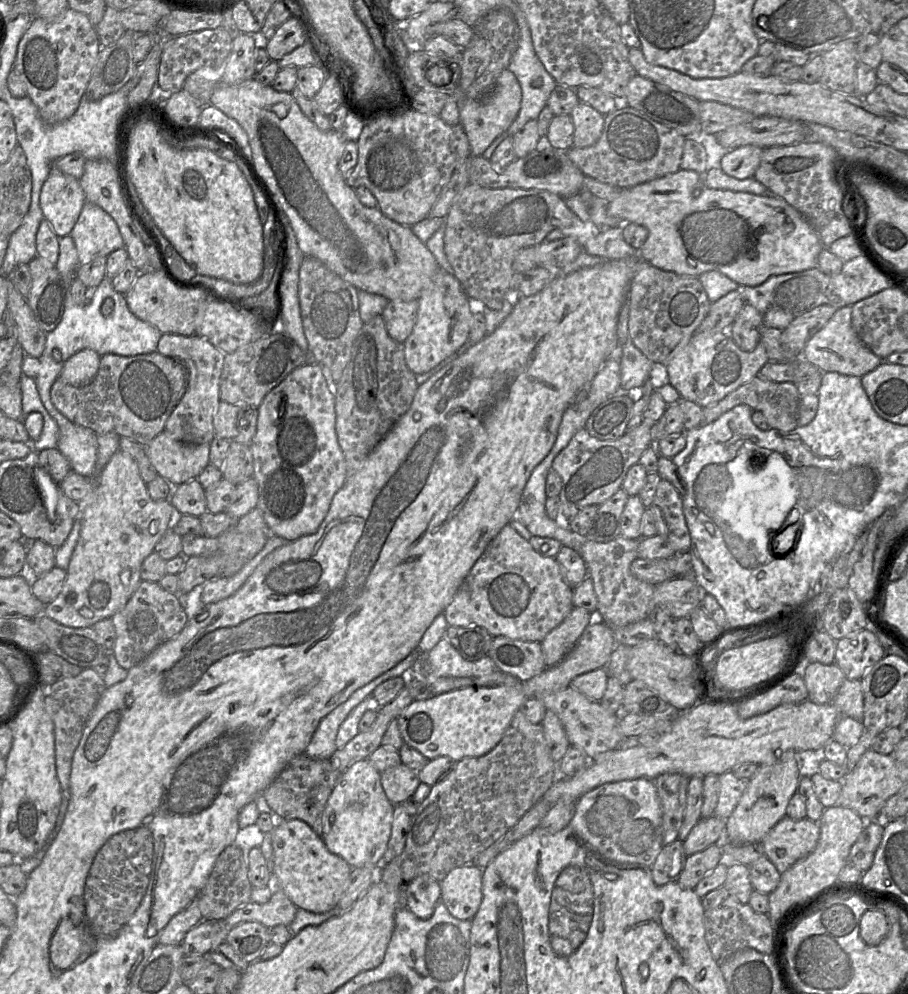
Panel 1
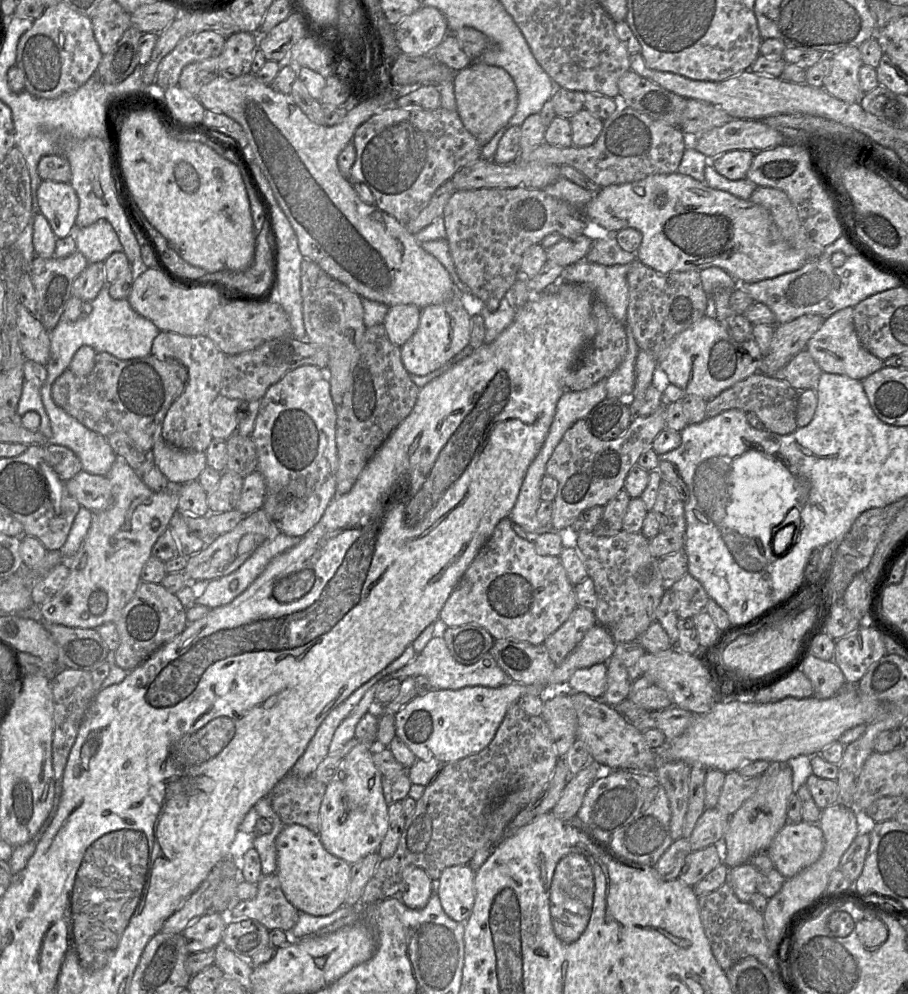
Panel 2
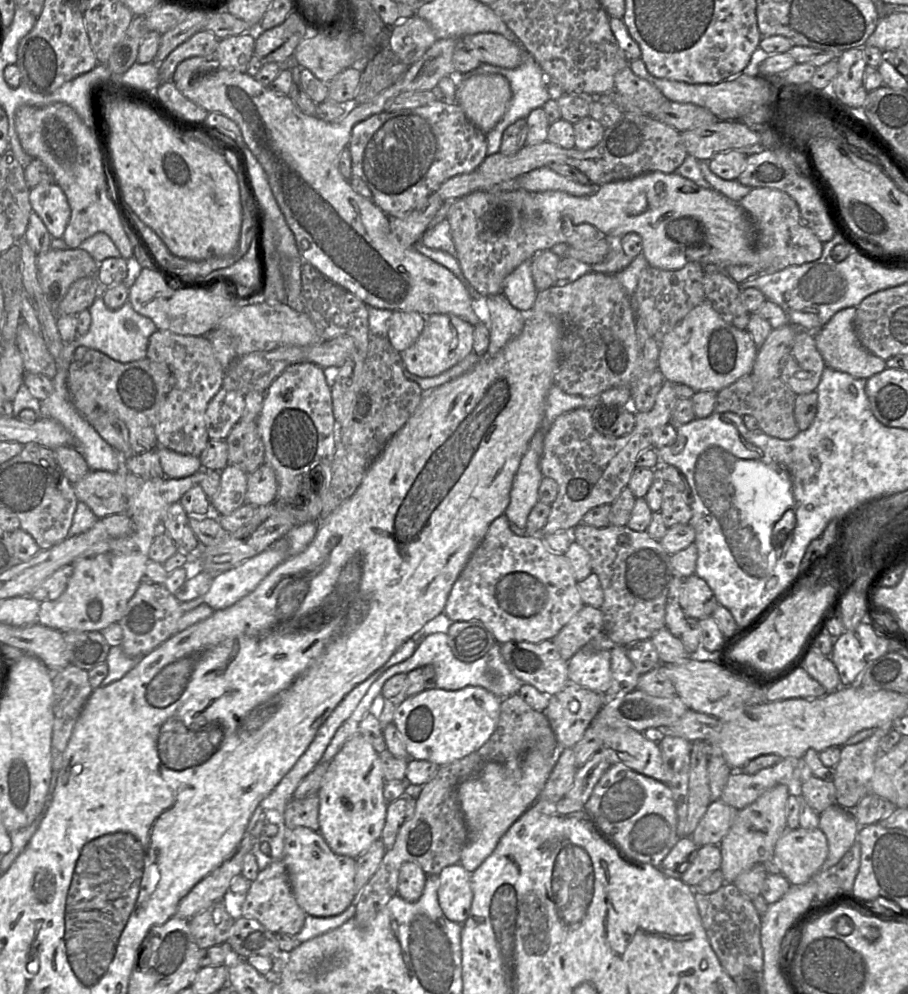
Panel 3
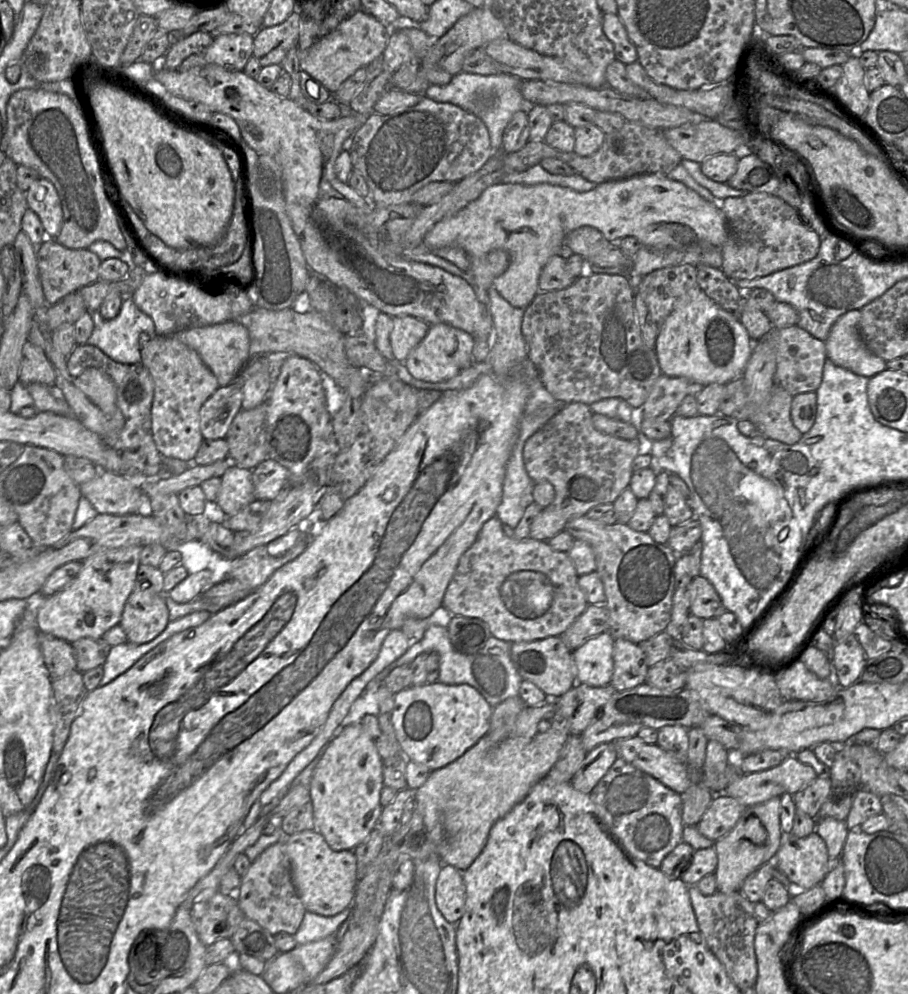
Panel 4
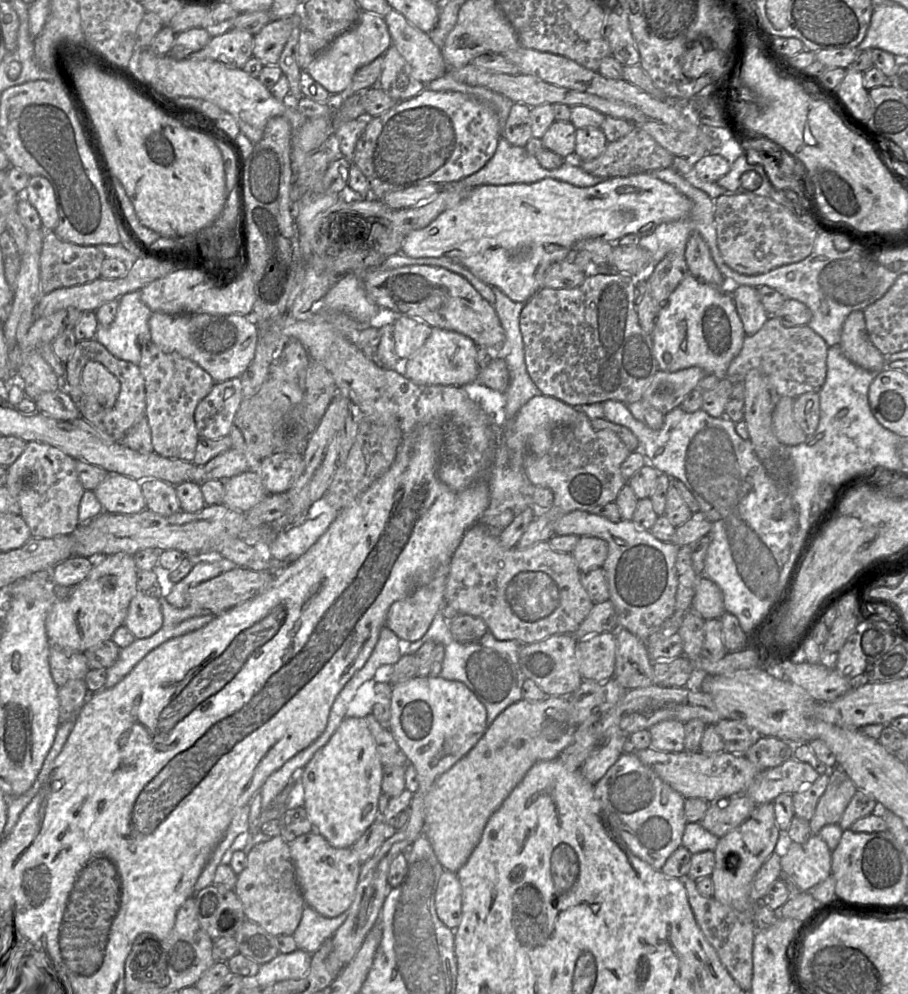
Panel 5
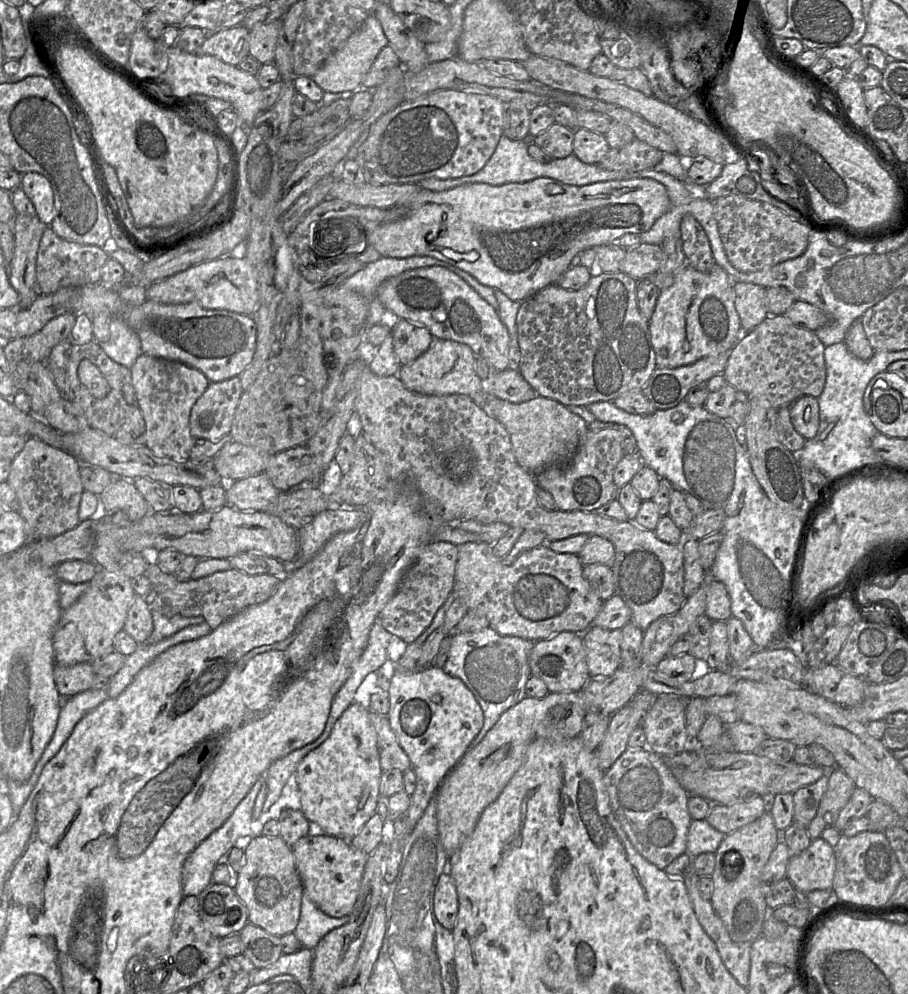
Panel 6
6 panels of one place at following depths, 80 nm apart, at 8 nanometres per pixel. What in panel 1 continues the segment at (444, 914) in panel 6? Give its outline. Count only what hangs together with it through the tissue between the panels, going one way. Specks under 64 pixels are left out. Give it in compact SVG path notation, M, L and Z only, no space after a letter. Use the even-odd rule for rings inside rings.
M465 864L451 870L440 882L441 902L450 914L460 920L472 920L482 899L483 869Z

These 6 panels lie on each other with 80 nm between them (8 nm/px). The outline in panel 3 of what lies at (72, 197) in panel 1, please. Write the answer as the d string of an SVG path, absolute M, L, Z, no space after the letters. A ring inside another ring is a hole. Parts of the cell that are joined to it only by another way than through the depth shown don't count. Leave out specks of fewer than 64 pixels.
M41 182L30 189L29 201L52 238L61 239L67 227L71 209L63 190L52 183Z

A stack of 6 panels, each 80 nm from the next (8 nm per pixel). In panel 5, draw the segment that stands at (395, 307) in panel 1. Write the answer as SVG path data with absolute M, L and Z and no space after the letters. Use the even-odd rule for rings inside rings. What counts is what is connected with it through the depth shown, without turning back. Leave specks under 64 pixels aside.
M398 316L393 323L394 348L400 360L410 359L432 333L426 323L407 316Z

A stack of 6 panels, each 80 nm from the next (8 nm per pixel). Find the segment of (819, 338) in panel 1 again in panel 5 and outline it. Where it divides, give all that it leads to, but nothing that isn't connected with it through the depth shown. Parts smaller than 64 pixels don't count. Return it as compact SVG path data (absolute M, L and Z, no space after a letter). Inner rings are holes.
M863 311L851 312L844 321L839 346L853 364L870 372L885 369L884 355L872 344L867 333Z

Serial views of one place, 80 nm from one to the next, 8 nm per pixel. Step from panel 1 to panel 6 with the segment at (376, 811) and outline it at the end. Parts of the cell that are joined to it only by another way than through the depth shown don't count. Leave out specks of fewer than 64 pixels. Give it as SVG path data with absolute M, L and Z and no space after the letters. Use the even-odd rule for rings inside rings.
M353 702L337 720L329 737L296 768L294 777L301 794L301 810L317 831L350 841L377 813L381 774L370 710Z

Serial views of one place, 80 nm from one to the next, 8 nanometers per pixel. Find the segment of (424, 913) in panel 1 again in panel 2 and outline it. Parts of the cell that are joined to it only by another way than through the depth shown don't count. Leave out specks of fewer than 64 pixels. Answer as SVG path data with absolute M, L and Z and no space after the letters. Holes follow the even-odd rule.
M409 865L402 874L399 898L408 908L422 909L434 892L435 883L422 868Z

